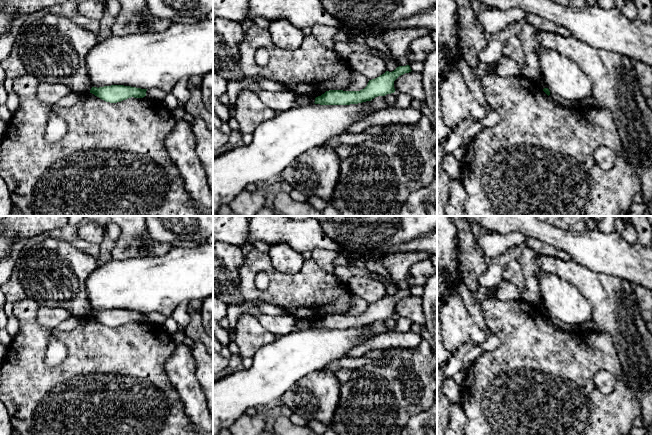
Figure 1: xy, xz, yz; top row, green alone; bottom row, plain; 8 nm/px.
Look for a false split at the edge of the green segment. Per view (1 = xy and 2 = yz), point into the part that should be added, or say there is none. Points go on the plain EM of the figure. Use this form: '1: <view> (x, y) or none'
1: none
2: none

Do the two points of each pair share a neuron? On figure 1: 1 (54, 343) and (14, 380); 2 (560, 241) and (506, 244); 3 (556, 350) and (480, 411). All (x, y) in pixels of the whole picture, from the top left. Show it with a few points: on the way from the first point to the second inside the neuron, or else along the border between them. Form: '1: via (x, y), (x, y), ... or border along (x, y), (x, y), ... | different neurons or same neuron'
1: border along (49, 328), (49, 342), (44, 362), (55, 367) | different neurons
2: border along (503, 234), (521, 232), (527, 237) | different neurons
3: via (537, 367), (531, 367), (499, 398) | same neuron

